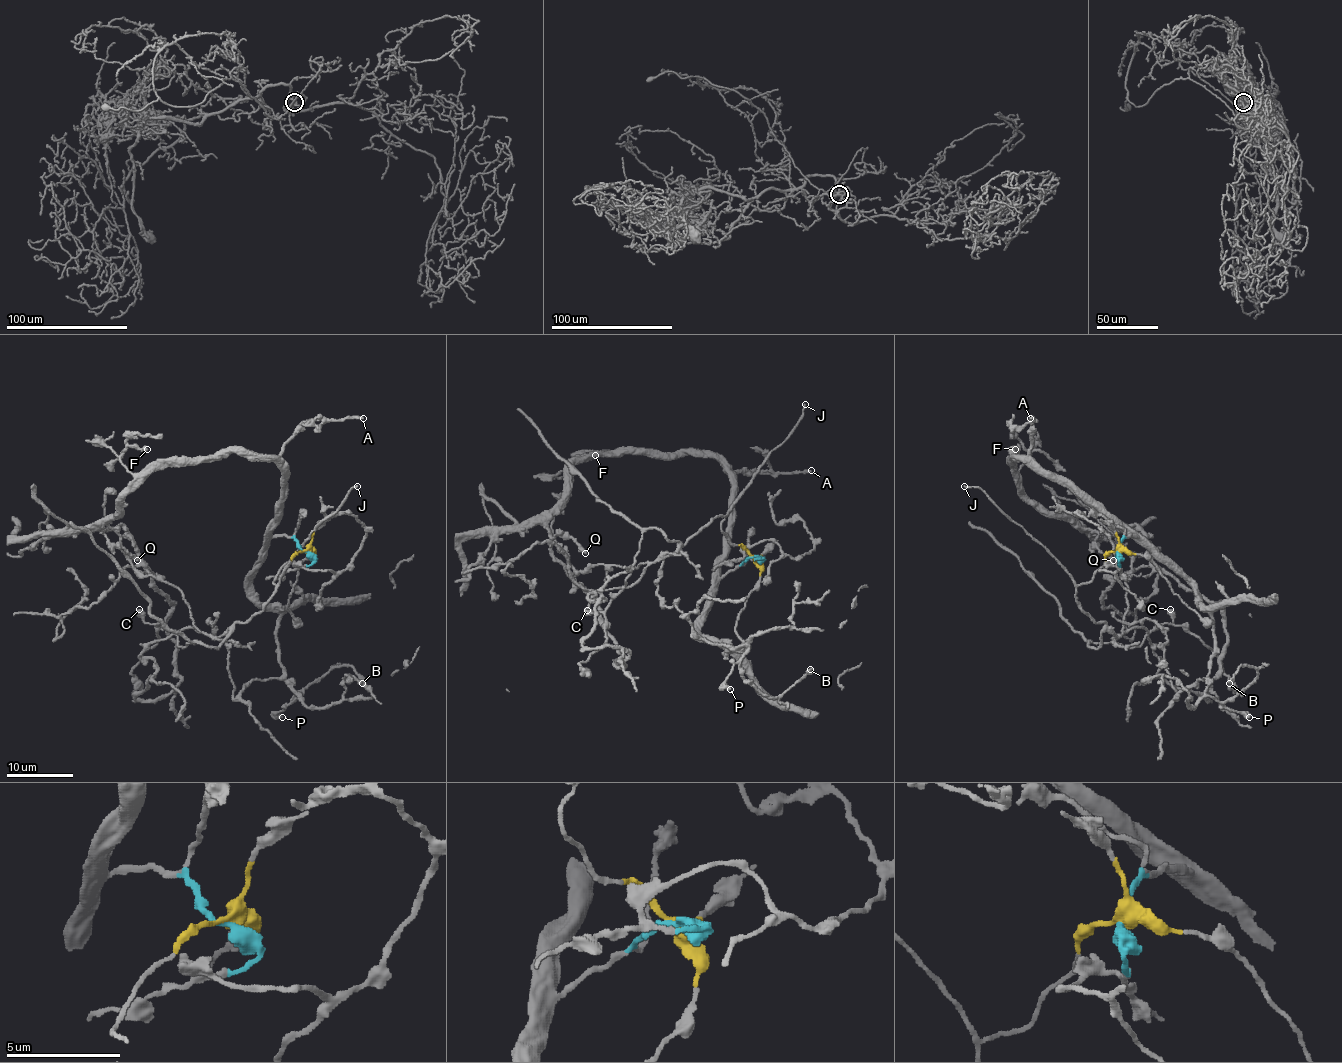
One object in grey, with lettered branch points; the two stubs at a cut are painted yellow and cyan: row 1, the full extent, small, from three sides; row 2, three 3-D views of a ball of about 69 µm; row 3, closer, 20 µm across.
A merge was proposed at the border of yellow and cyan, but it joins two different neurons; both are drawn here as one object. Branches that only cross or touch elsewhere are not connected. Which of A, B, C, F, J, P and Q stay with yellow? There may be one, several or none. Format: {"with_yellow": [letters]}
{"with_yellow": ["C", "J"]}

